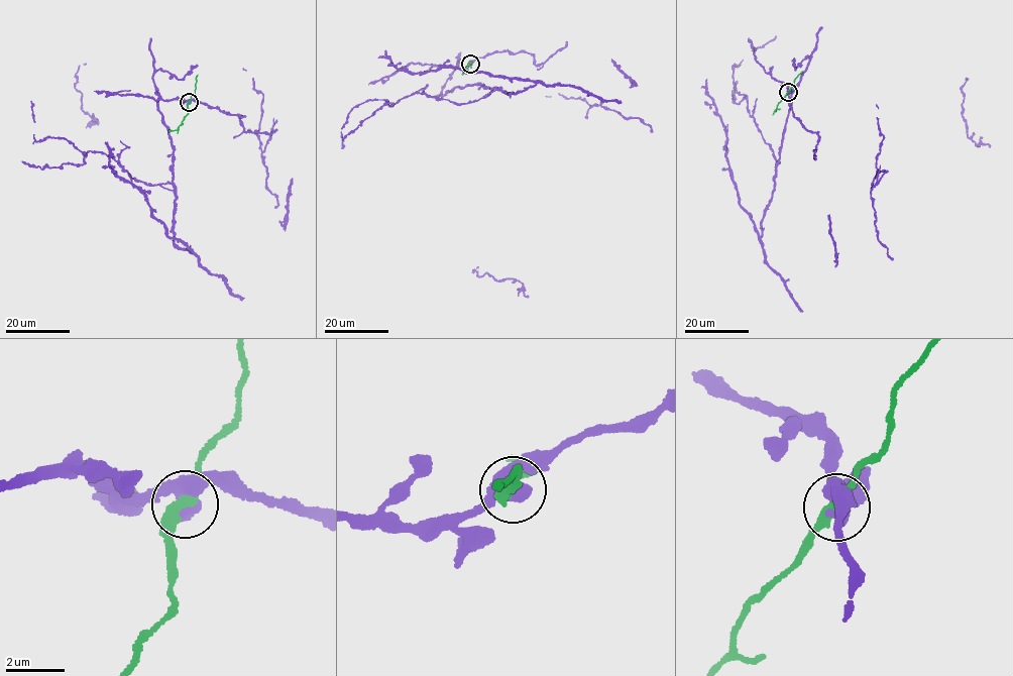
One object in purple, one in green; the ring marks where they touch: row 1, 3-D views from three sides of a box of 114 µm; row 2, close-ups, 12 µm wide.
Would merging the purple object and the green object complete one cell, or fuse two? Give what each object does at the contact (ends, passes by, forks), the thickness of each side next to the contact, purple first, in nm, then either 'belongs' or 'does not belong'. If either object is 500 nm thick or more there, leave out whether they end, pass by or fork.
purple ends; green passes by; calibres 460 and 320 nm; does not belong

